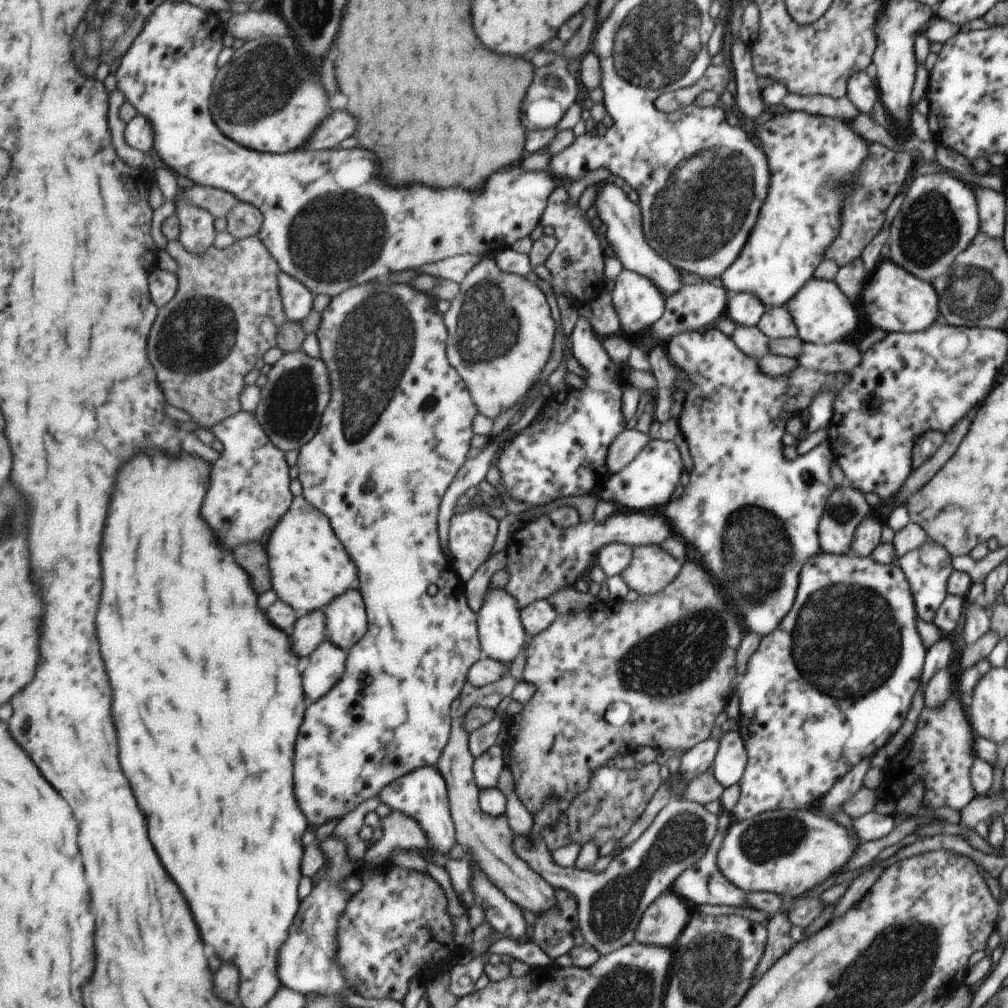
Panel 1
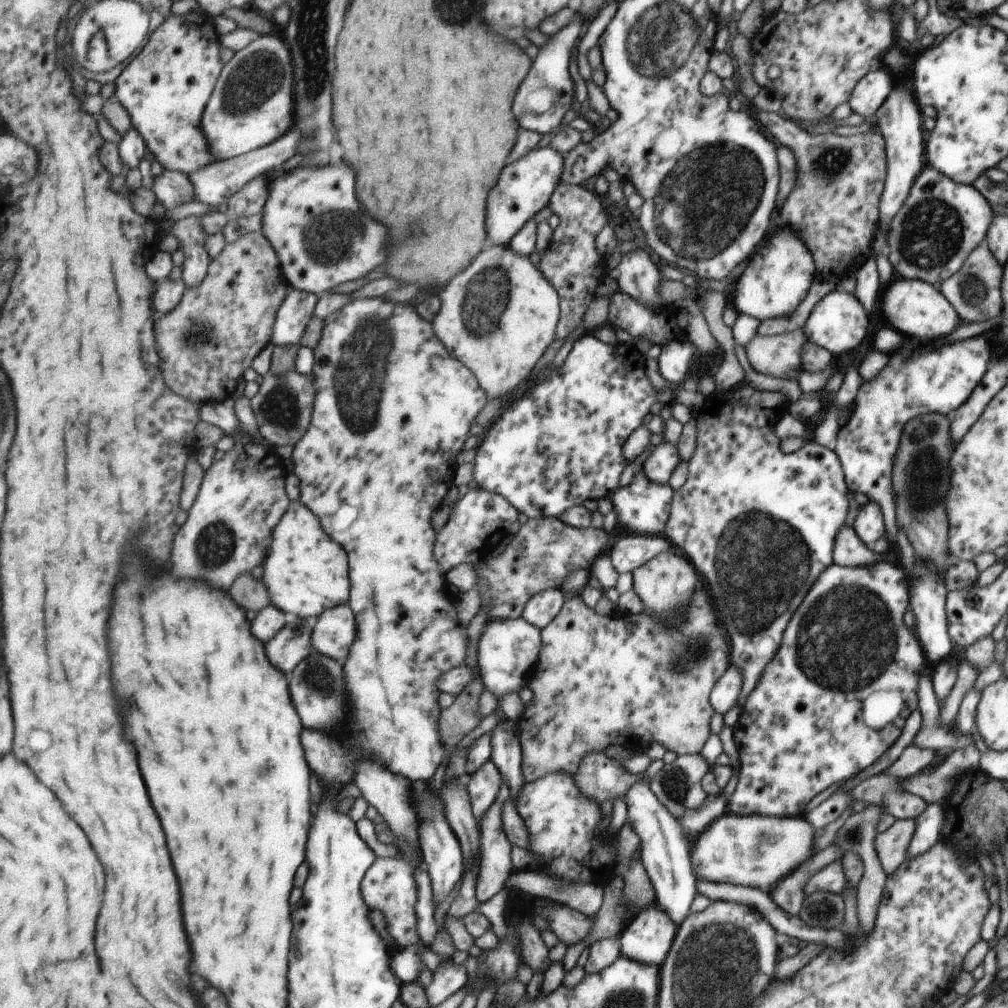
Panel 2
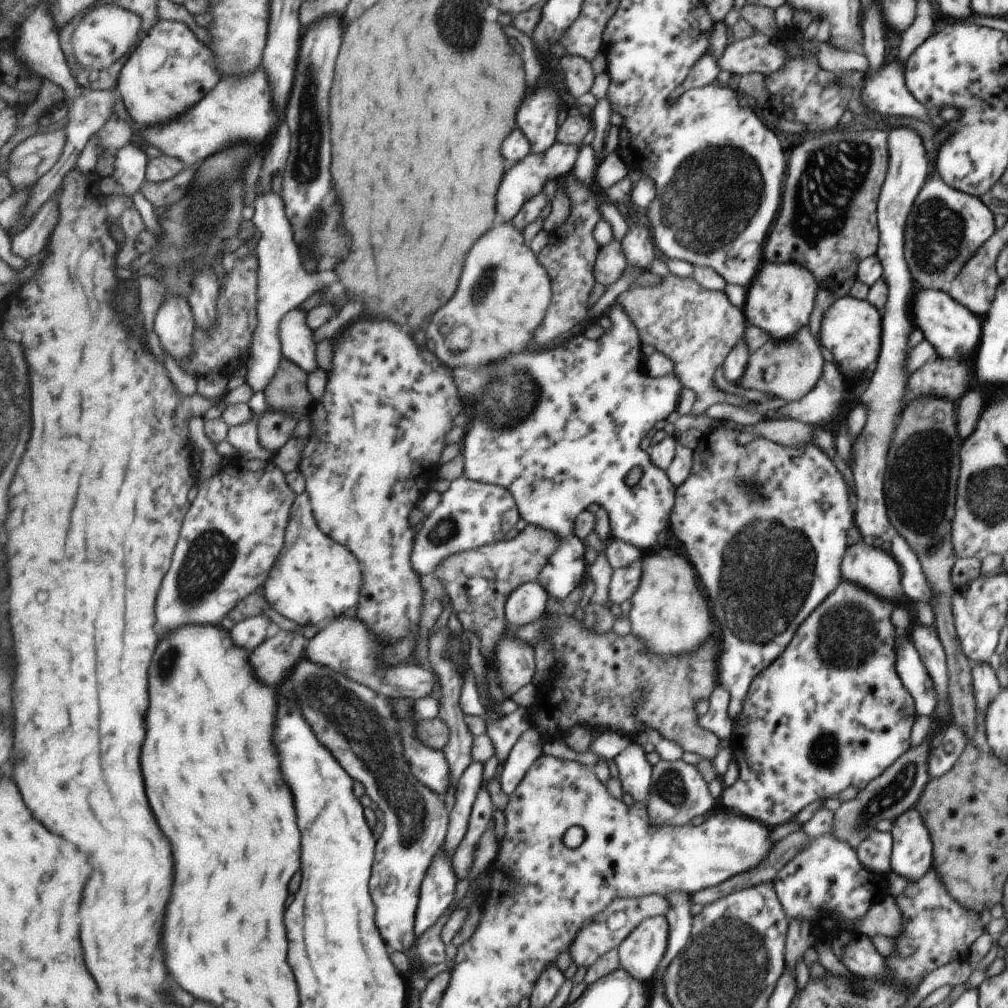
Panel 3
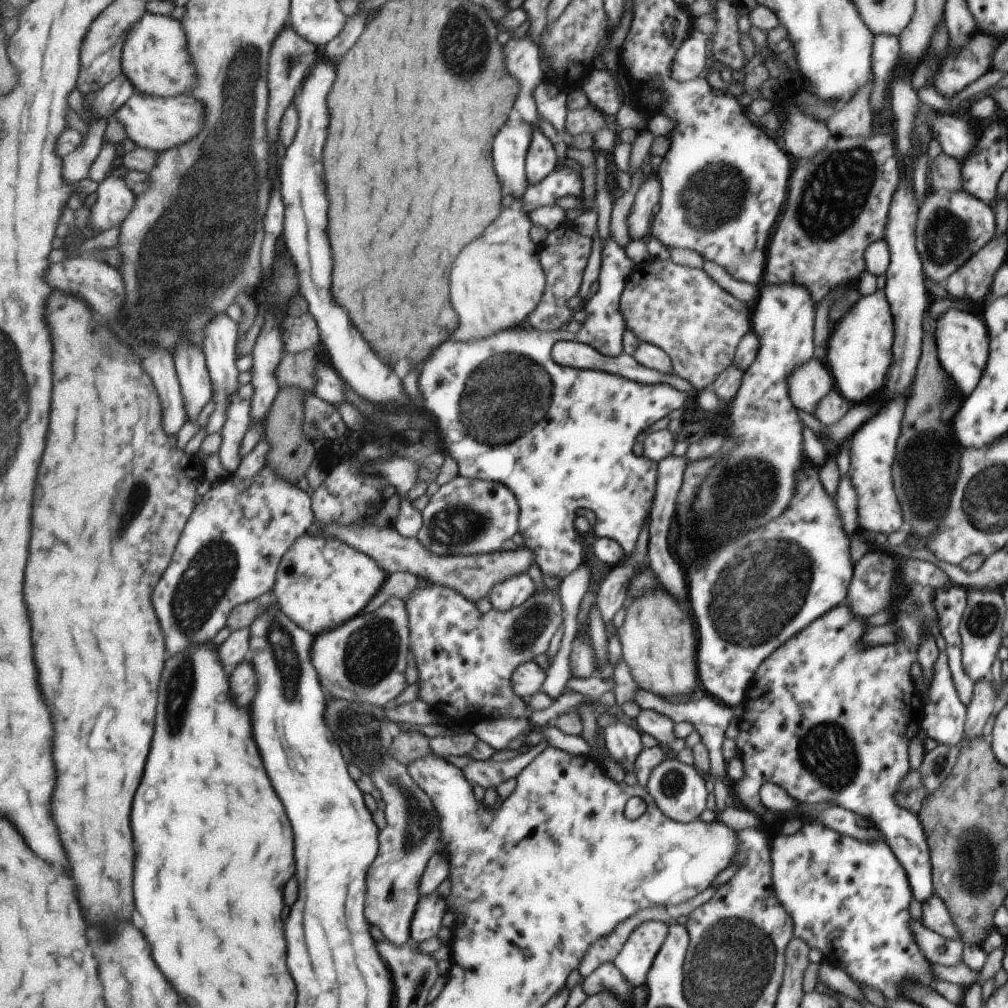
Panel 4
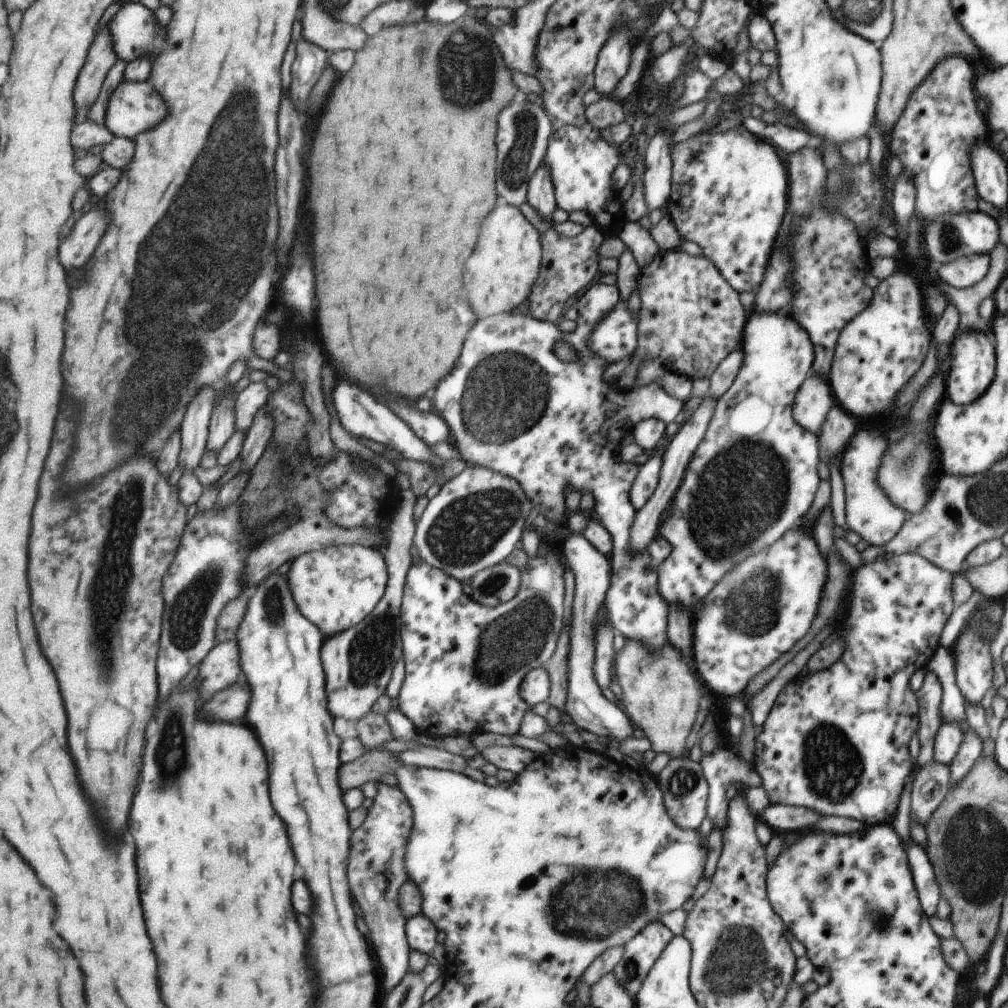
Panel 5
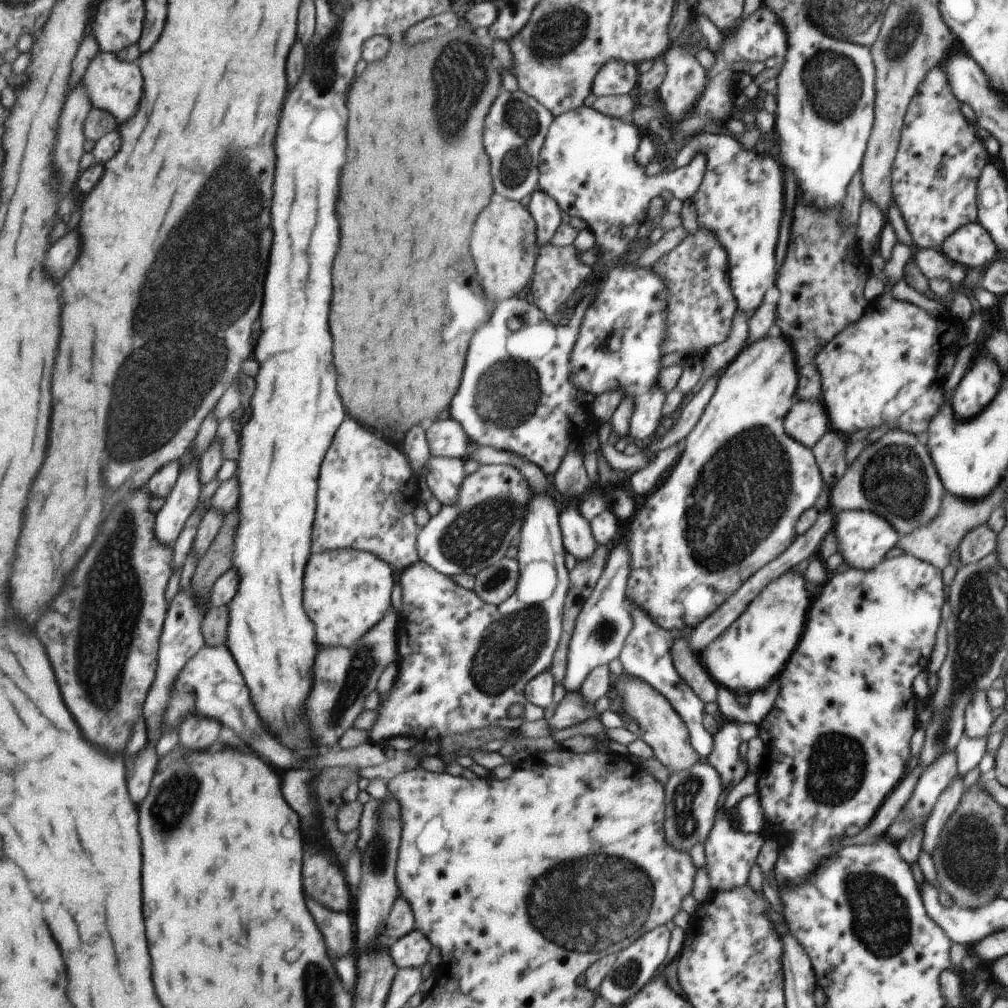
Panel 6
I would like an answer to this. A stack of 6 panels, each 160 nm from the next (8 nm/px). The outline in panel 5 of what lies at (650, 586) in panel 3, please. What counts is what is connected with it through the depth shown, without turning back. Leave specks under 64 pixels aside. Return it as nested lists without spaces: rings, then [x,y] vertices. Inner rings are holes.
[[[629,637],[614,654],[612,668],[621,688],[620,701],[625,706],[625,714],[643,730],[655,754],[665,753],[671,759],[679,758],[681,752],[687,754],[683,742],[693,720],[697,720],[699,698],[702,696],[701,686],[685,658],[679,654],[679,649],[667,641],[658,651],[650,651],[641,641]]]

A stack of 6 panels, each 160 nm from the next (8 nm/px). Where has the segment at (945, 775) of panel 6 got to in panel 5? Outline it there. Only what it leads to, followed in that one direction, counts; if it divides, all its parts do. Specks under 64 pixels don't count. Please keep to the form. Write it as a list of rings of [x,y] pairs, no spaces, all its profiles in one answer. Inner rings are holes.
[[[941,721],[933,741],[932,759],[949,766],[950,760],[957,754],[962,741],[962,726],[959,721]]]

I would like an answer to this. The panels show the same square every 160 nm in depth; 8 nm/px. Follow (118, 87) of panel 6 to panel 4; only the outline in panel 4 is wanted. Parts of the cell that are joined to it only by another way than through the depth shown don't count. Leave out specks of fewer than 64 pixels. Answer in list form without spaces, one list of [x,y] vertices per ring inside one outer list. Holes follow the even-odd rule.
[[[137,91],[125,106],[116,114],[117,120],[125,128],[128,138],[145,148],[165,152],[189,144],[193,138],[203,132],[205,126],[205,104],[193,96],[177,96],[177,98],[151,98]]]

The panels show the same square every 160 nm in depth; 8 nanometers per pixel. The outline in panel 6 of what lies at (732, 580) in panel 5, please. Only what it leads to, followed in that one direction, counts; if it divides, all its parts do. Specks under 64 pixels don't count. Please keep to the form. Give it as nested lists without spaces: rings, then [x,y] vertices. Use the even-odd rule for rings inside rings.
[[[792,567],[780,574],[779,578],[768,582],[755,595],[755,598],[748,602],[741,614],[721,634],[709,642],[709,650],[707,650],[707,645],[701,650],[703,660],[699,659],[705,664],[705,668],[709,666],[709,676],[713,678],[713,682],[733,692],[737,688],[745,688],[747,693],[751,694],[753,691],[763,690],[773,679],[777,679],[783,672],[791,654],[795,652],[797,642],[801,640],[807,606],[809,606],[809,596],[805,592],[805,578],[797,574]]]

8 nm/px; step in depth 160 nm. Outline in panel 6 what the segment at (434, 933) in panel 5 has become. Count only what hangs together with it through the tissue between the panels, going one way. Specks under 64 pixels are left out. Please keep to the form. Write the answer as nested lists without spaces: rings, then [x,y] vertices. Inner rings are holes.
[[[415,928],[408,935],[392,942],[390,951],[394,956],[395,964],[398,964],[401,970],[421,968],[423,964],[427,964],[433,946],[430,938],[424,932]]]

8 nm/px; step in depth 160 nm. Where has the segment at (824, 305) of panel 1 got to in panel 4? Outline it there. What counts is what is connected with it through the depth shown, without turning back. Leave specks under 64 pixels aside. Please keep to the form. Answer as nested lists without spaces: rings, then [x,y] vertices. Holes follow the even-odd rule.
[[[881,290],[859,297],[835,324],[831,338],[826,340],[827,364],[835,372],[835,386],[849,402],[861,402],[873,396],[881,384],[891,362],[891,314]]]

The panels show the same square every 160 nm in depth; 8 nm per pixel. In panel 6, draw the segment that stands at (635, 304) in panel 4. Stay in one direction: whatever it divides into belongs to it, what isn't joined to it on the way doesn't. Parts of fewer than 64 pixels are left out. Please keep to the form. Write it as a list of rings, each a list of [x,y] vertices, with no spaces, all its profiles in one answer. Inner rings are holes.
[[[698,228],[694,234],[687,234],[677,246],[663,254],[651,268],[666,285],[666,337],[660,346],[660,352],[663,355],[682,353],[684,363],[700,361],[709,348],[727,340],[738,310],[736,298],[731,292],[726,254],[722,245],[711,231]]]

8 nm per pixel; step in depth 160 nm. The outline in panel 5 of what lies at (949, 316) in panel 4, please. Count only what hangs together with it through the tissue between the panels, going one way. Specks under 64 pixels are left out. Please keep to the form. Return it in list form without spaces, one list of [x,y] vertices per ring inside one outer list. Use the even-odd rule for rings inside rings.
[[[965,330],[951,344],[951,364],[945,378],[945,394],[953,404],[969,404],[989,386],[993,378],[995,358],[993,358],[993,338],[983,332]]]

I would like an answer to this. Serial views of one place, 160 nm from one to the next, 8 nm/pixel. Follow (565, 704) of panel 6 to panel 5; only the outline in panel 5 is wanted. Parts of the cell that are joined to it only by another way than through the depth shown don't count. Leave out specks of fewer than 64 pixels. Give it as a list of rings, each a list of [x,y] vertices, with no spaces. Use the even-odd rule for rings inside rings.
[[[572,533],[565,538],[565,542],[561,544],[561,550],[565,564],[575,576],[575,595],[568,656],[569,694],[566,704],[567,714],[571,716],[578,728],[597,734],[601,738],[607,738],[605,754],[609,758],[619,761],[623,756],[619,754],[618,747],[625,739],[632,736],[633,726],[628,716],[617,708],[615,703],[611,703],[603,697],[602,689],[596,683],[593,672],[594,640],[592,637],[594,636],[594,623],[596,622],[596,614],[604,604],[604,598],[610,583],[610,561],[608,557],[597,552],[597,549],[587,542],[587,537],[581,533]]]

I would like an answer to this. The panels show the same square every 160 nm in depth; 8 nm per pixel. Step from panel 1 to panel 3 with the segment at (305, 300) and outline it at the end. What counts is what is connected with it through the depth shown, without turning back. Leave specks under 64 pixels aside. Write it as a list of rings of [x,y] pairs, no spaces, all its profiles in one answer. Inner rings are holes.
[[[290,310],[281,320],[279,336],[285,357],[296,362],[307,374],[317,368],[315,336],[307,324],[307,312]]]

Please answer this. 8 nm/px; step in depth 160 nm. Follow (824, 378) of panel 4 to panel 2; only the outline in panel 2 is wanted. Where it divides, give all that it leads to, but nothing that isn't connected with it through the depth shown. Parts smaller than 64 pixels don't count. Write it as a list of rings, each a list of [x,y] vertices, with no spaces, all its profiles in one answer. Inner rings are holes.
[[[802,328],[771,336],[756,333],[744,346],[744,351],[747,362],[755,372],[785,378],[795,369],[801,372],[802,346],[806,342]]]

